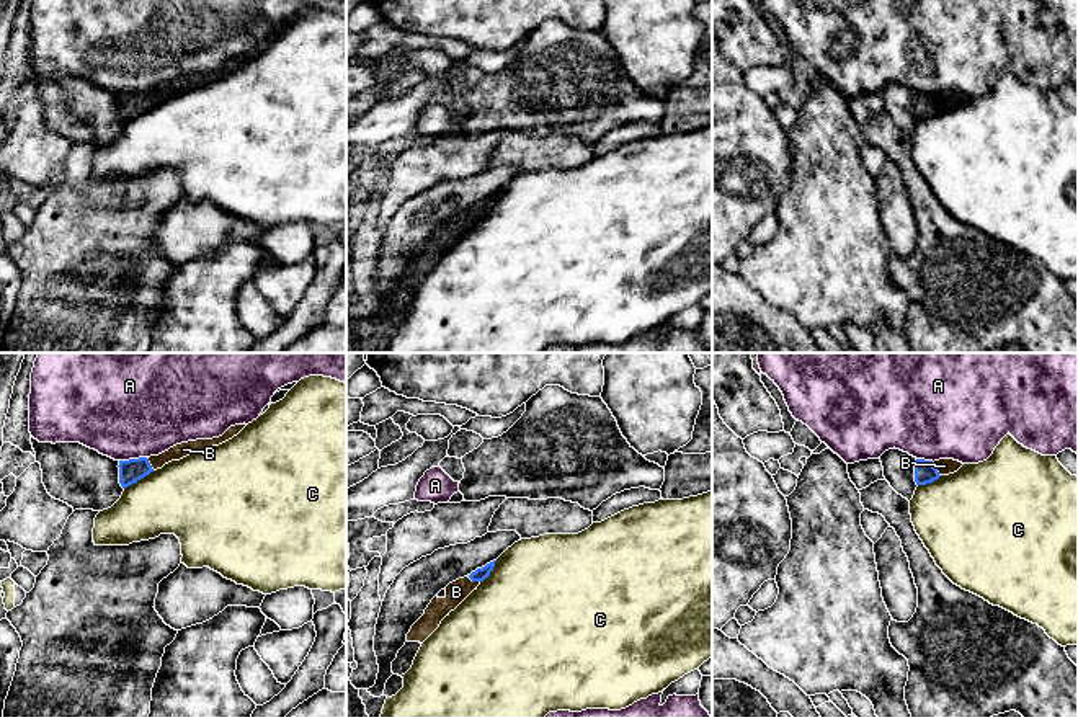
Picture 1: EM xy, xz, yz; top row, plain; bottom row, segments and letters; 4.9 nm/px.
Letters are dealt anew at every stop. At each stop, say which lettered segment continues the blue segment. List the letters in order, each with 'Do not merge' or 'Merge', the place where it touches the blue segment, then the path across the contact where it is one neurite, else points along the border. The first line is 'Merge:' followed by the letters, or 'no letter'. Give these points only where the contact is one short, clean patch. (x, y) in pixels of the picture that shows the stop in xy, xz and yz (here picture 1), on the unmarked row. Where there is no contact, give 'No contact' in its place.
Merge: B
A: Do not merge. Touches blue at xy (133, 93). Boundary: xy (146, 90), (120, 95)
B: Merge. Touches blue at xz (474, 214). Path across: xz (481, 208), (474, 214), (456, 226)
C: Do not merge. Touches blue at xy (139, 113). Boundary: xy (154, 105), (124, 123)

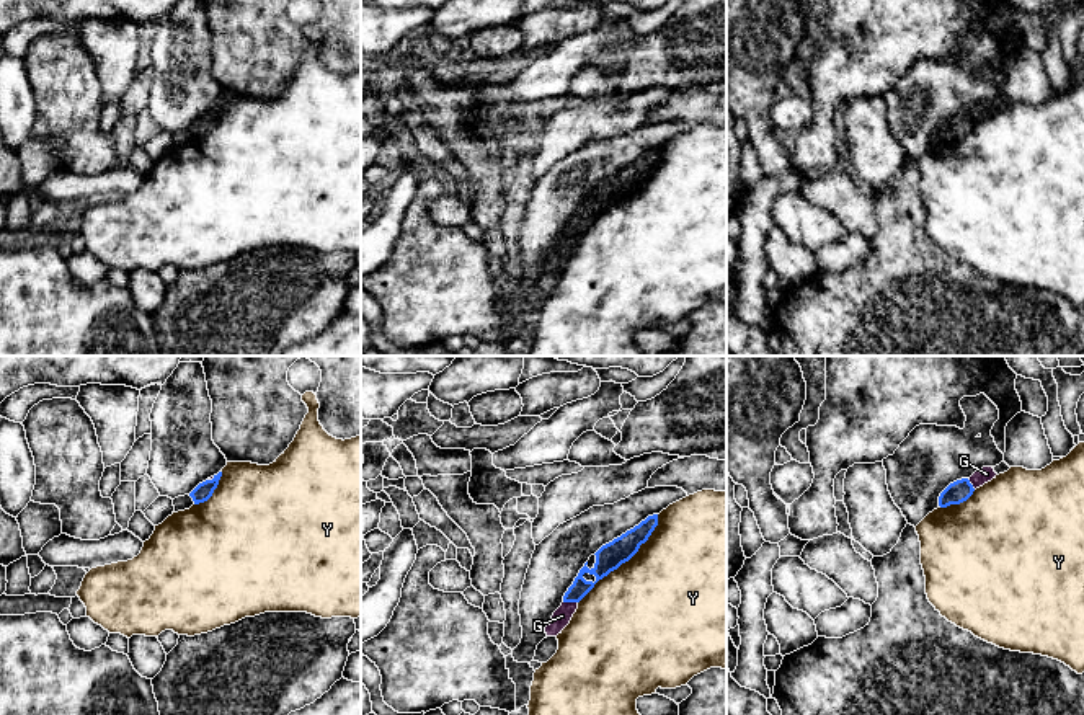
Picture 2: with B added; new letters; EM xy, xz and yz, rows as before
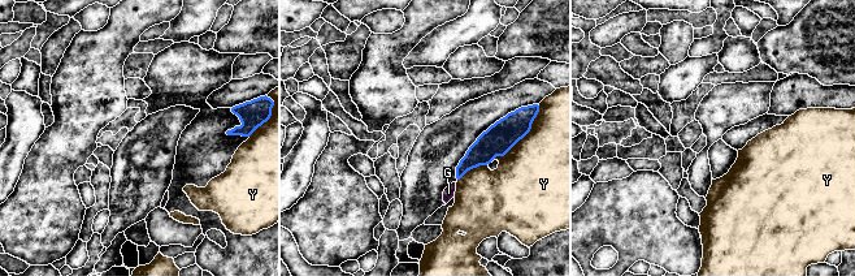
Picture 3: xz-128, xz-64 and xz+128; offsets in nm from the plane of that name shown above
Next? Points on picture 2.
Merge: G
G: Merge. Touches blue at xz (570, 235). Path across: xz (604, 198), (598, 213), (570, 235), (562, 250)
Y: Do not merge. Touches blue at xz (624, 196)

